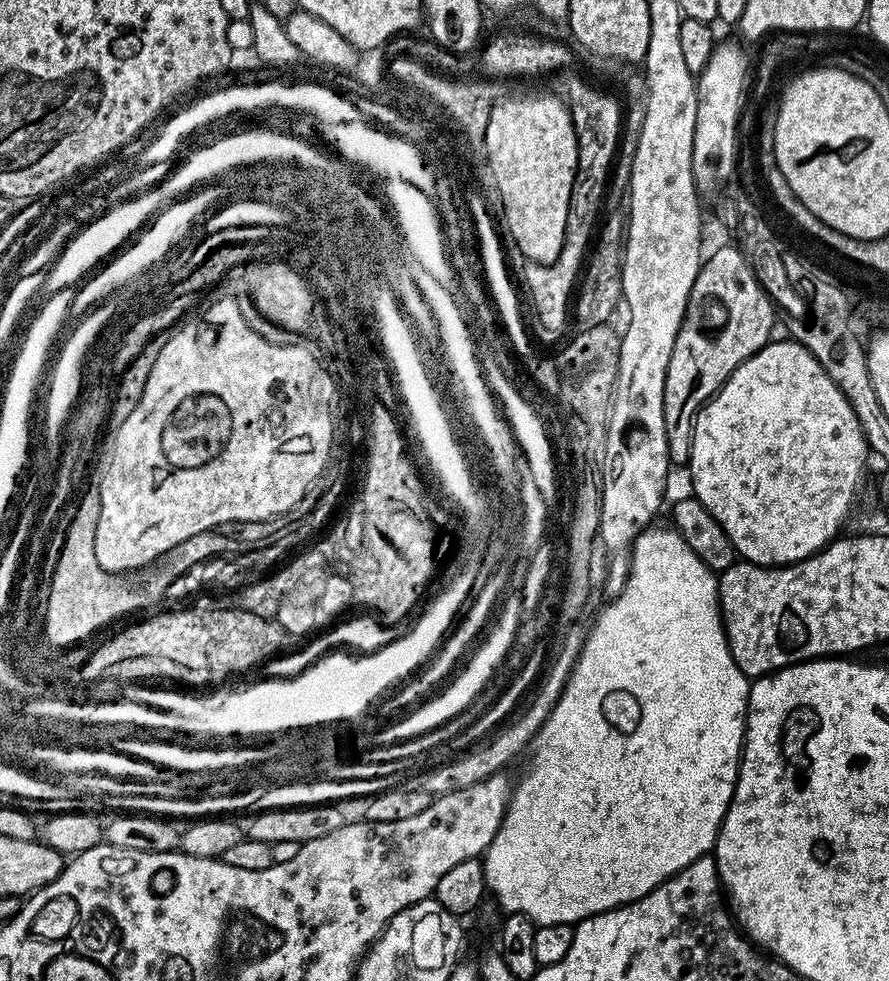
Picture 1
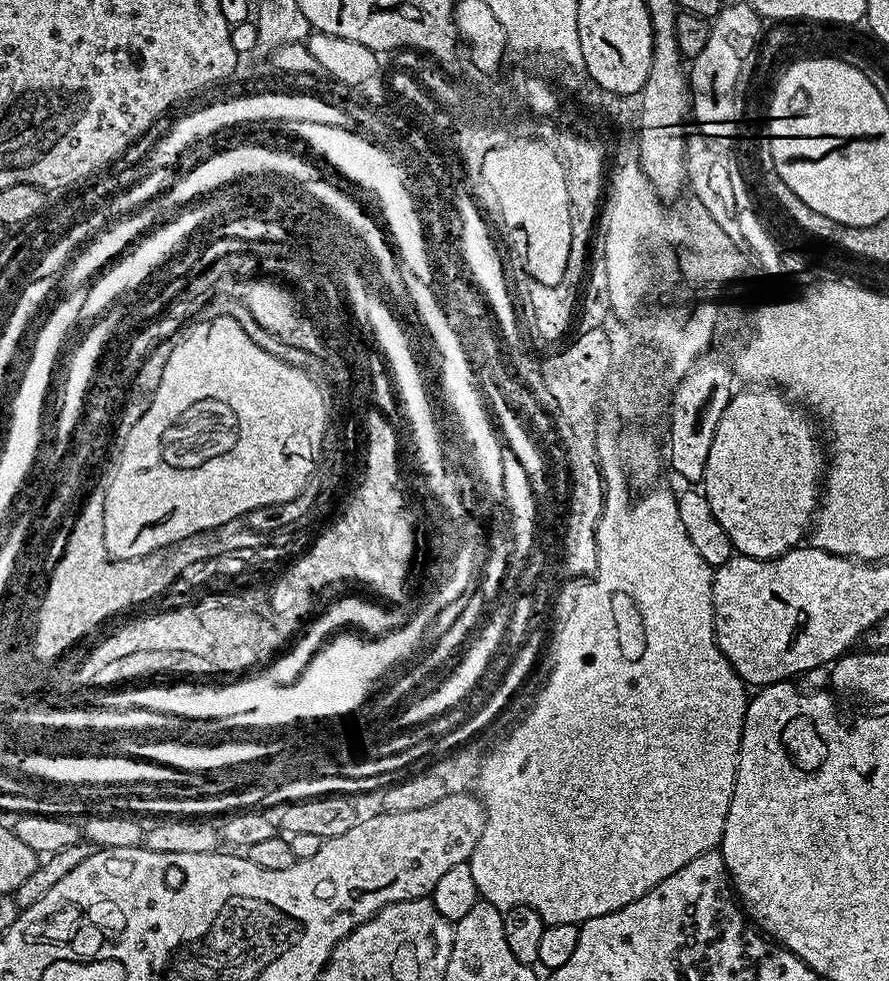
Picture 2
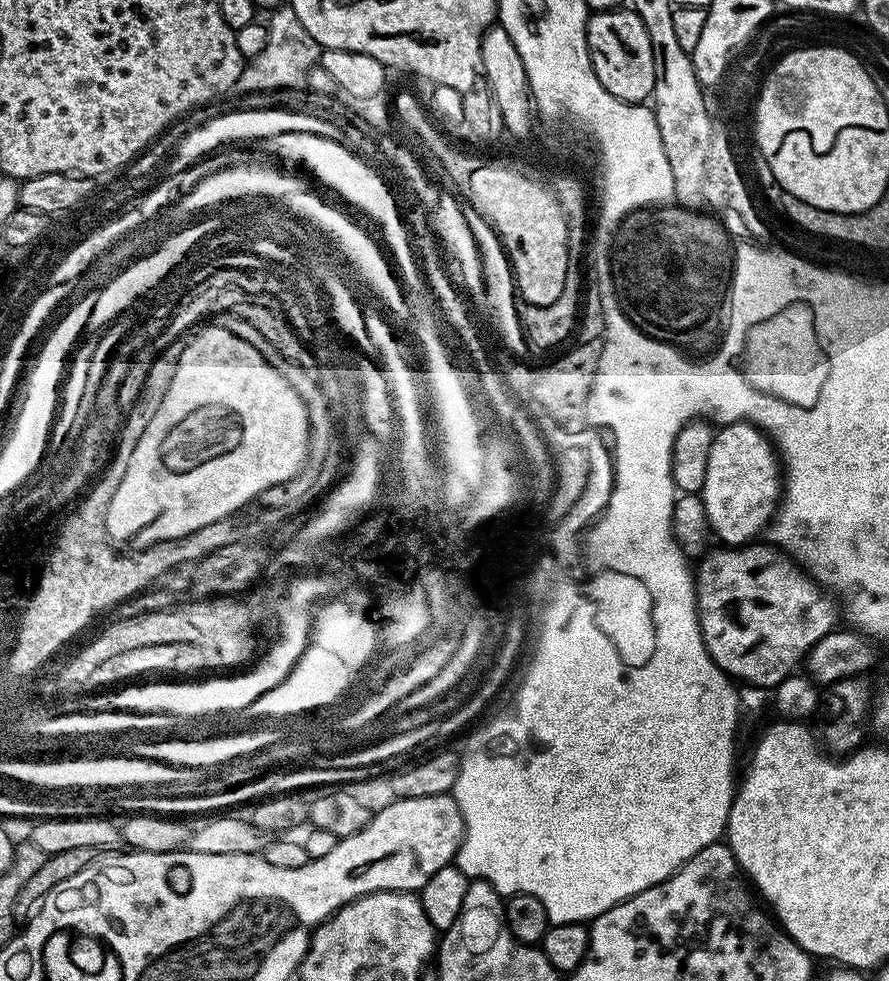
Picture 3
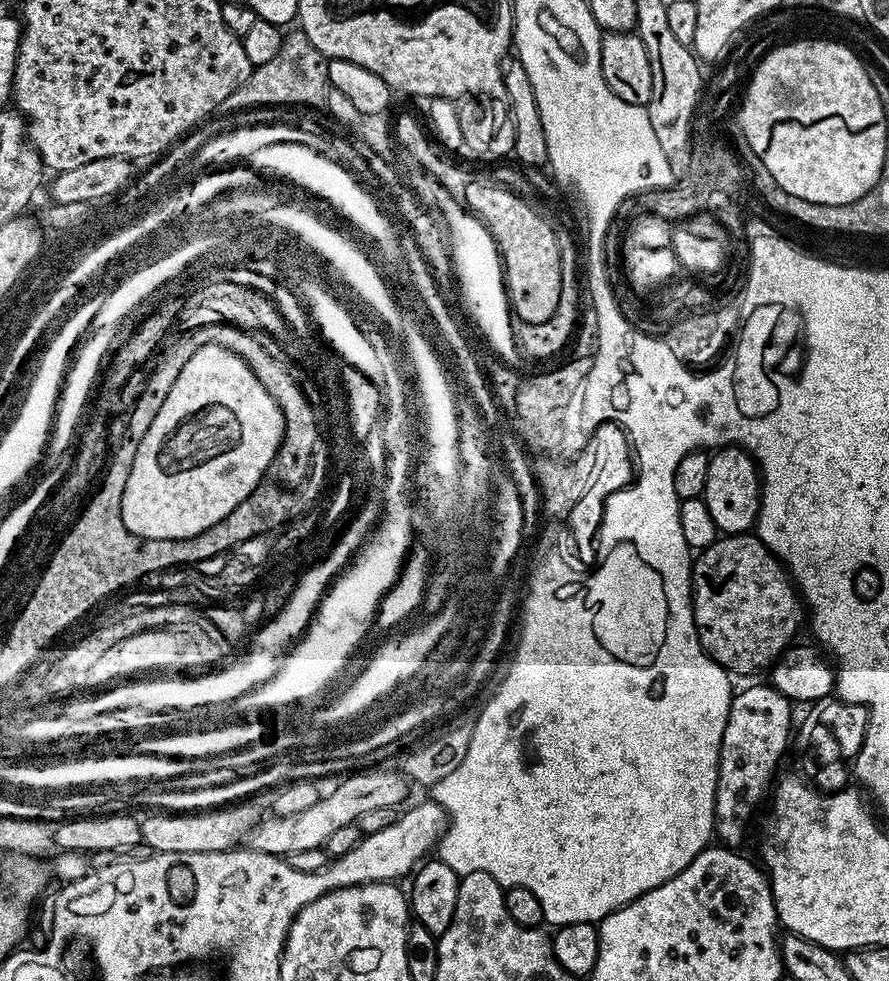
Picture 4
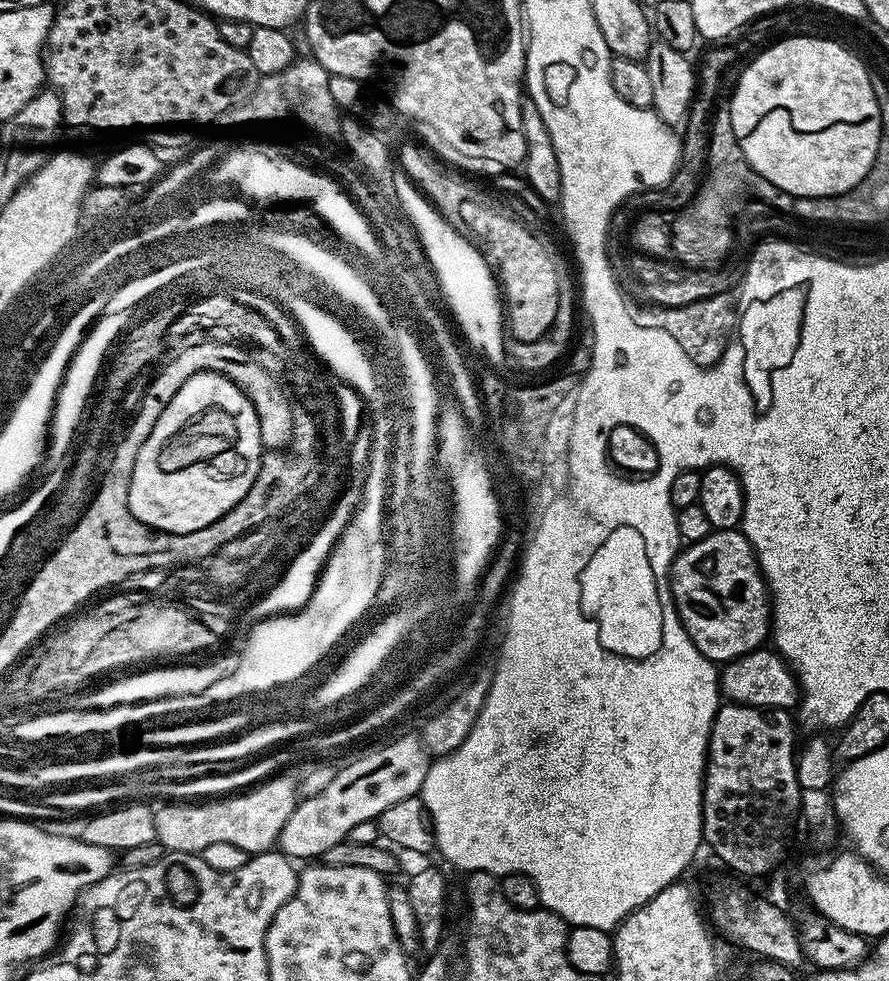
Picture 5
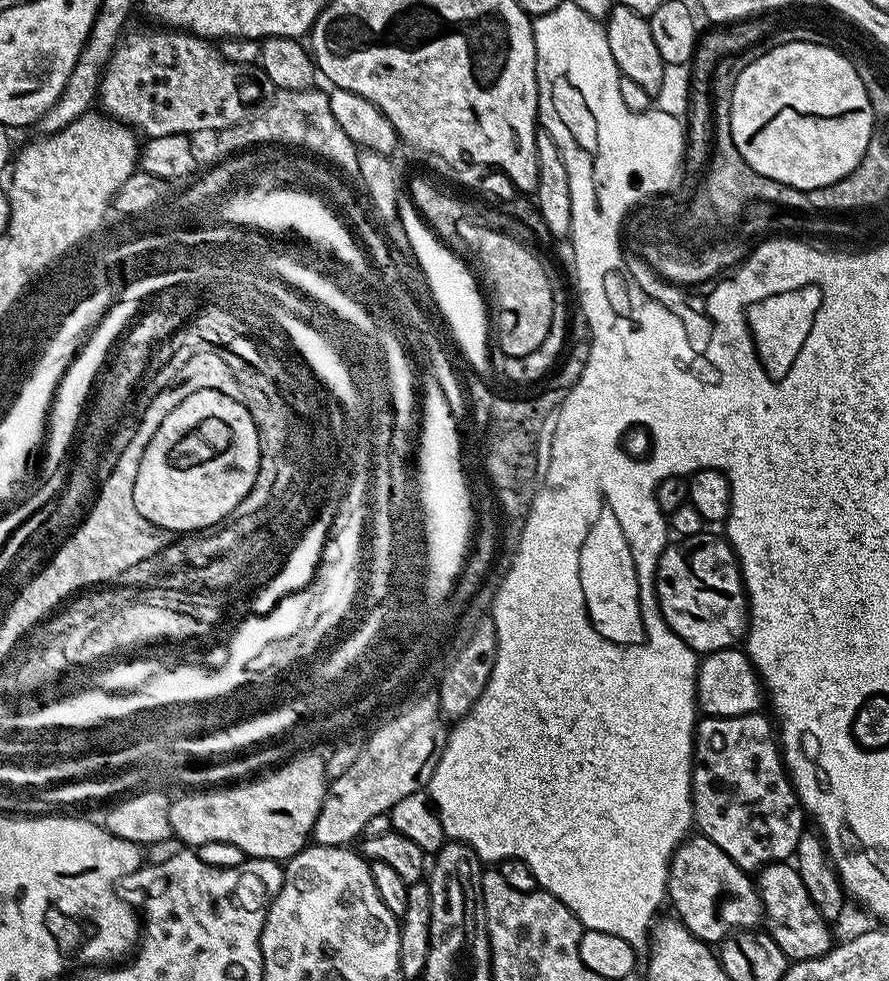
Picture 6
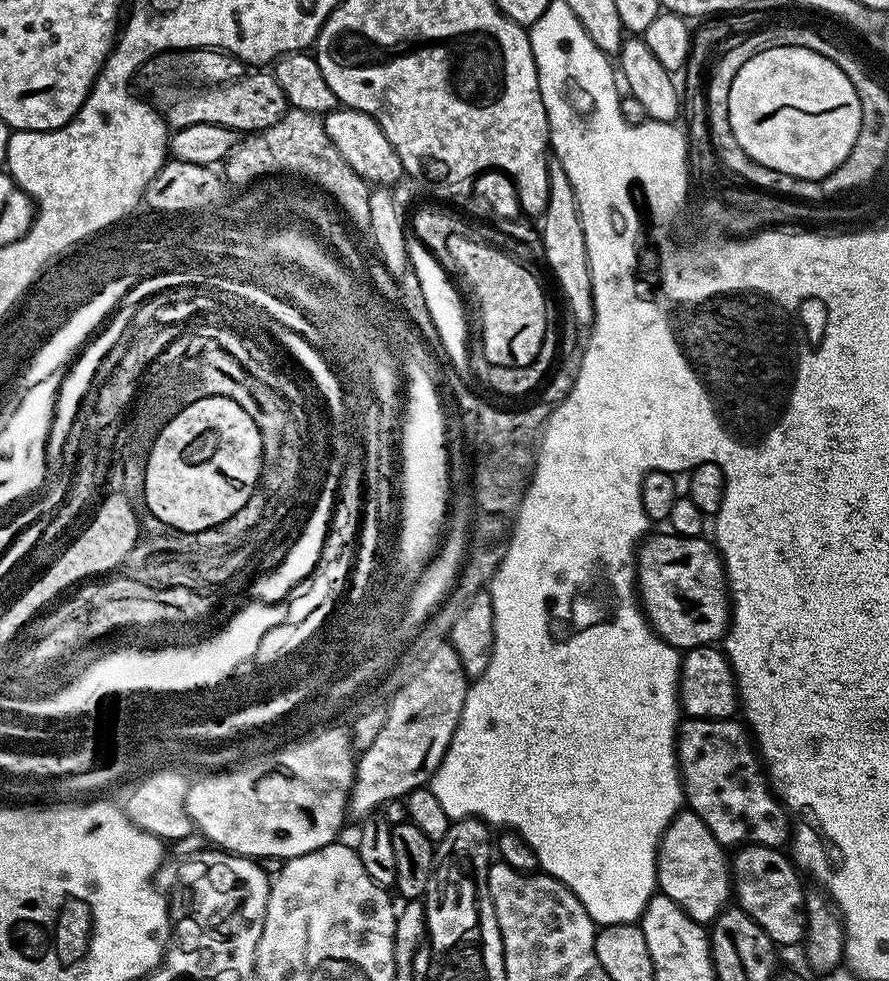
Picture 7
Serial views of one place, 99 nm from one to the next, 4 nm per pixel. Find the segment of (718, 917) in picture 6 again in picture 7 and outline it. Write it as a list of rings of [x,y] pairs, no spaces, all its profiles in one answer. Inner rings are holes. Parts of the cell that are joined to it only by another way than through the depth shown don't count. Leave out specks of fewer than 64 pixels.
[[[691,810],[677,812],[672,823],[663,832],[656,852],[656,881],[659,891],[665,896],[674,898],[674,902],[678,902],[678,906],[682,906],[682,910],[686,910],[686,914],[694,918],[694,922],[705,926],[711,925],[717,914],[729,907],[730,897],[733,895],[730,860],[724,855],[726,855],[724,845],[716,841],[710,826],[706,826],[706,822],[698,818],[698,814],[694,814]]]

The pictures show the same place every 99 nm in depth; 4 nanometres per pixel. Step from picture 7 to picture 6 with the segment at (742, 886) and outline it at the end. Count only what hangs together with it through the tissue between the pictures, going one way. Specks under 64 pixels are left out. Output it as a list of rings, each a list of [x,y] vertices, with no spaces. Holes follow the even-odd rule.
[[[791,863],[766,864],[755,873],[756,893],[760,896],[760,904],[764,908],[763,919],[772,940],[786,954],[789,961],[809,960],[826,954],[834,946],[829,921],[822,918],[818,906],[810,902],[810,894],[806,894],[806,886],[802,886],[802,878],[798,878],[795,867]]]

